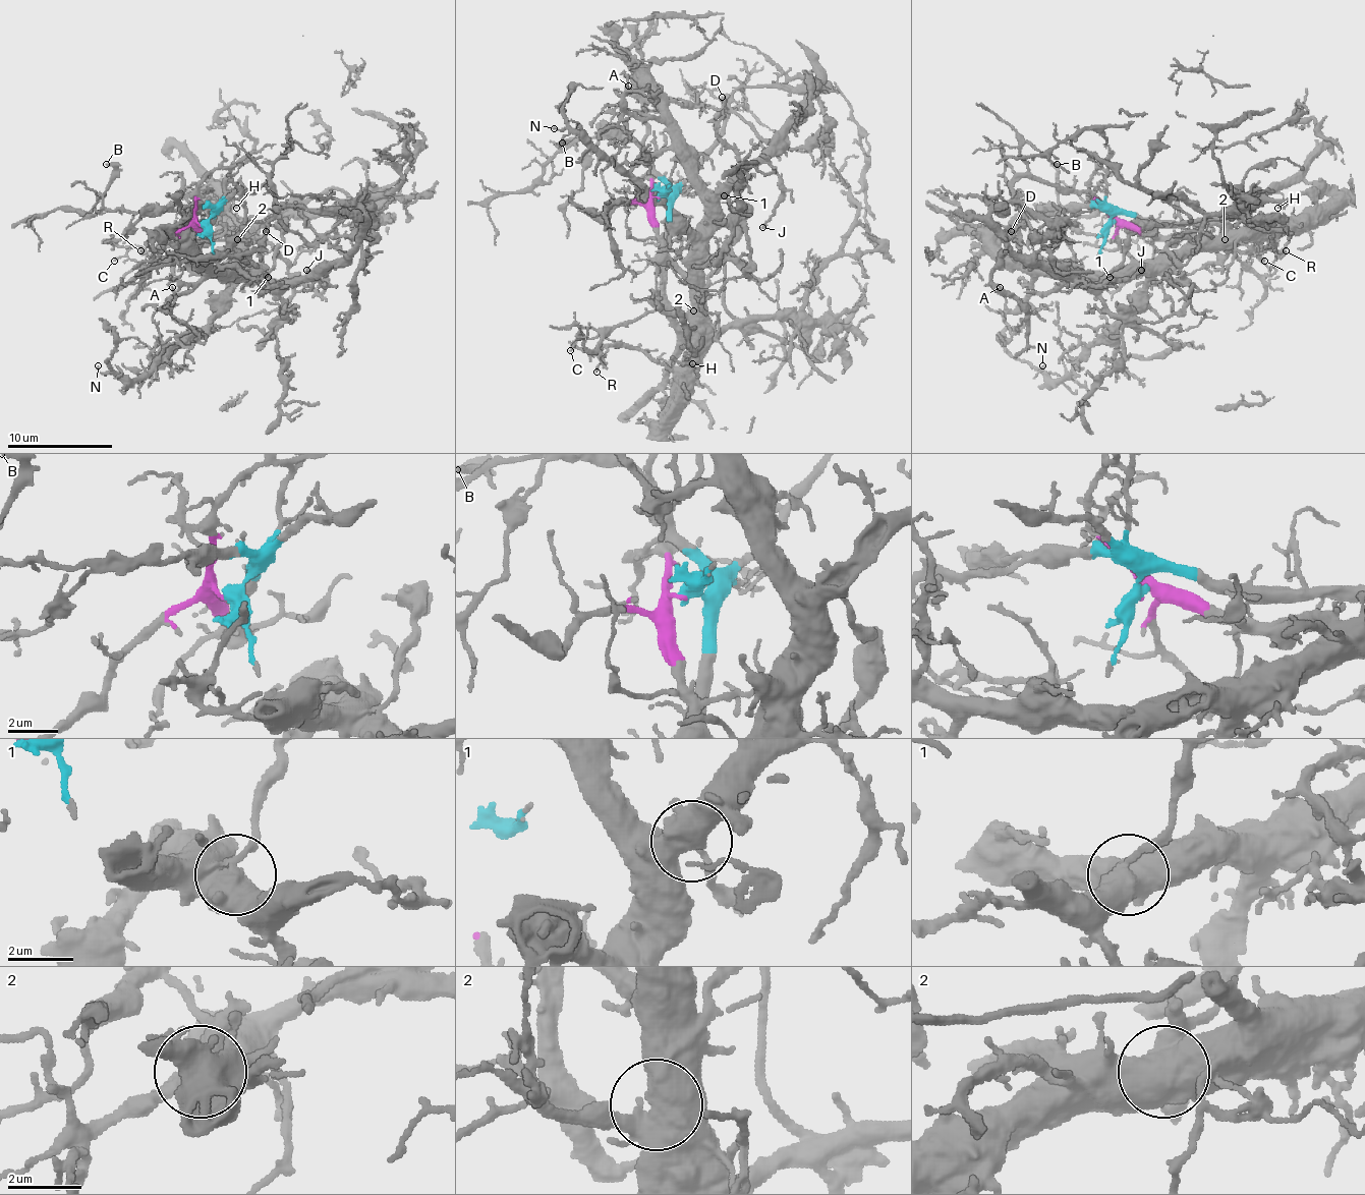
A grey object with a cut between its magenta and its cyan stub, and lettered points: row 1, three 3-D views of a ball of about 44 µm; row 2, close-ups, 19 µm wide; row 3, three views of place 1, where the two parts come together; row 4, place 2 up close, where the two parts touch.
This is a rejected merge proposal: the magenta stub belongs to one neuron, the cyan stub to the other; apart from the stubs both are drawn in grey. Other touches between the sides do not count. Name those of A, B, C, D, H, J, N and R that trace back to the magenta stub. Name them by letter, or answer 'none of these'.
A, J, N, R

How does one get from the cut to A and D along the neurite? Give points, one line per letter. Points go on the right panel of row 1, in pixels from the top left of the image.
A: (1111, 224), (1129, 221), (1190, 239), (1124, 272), (1041, 272), (1034, 292), (1013, 311), (1000, 287)
D: (1111, 224), (1111, 213), (1089, 192), (1060, 192), (1049, 181), (1021, 176), (1013, 203), (1026, 219), (1010, 232)

